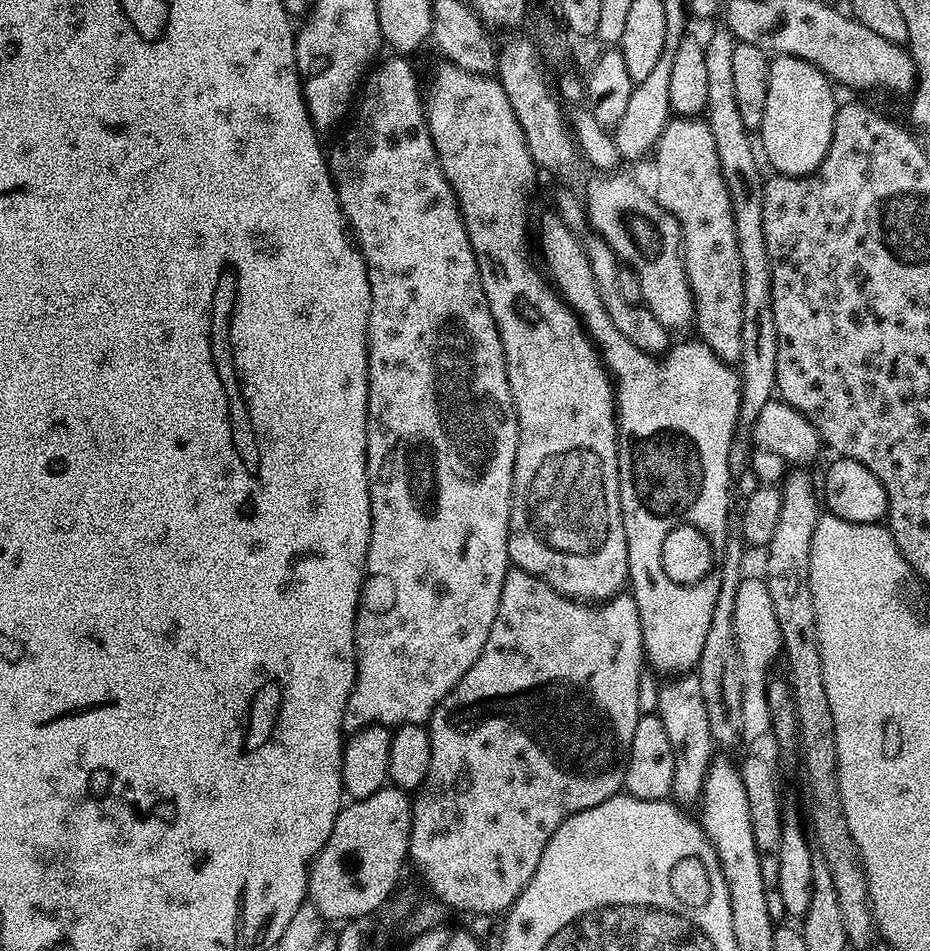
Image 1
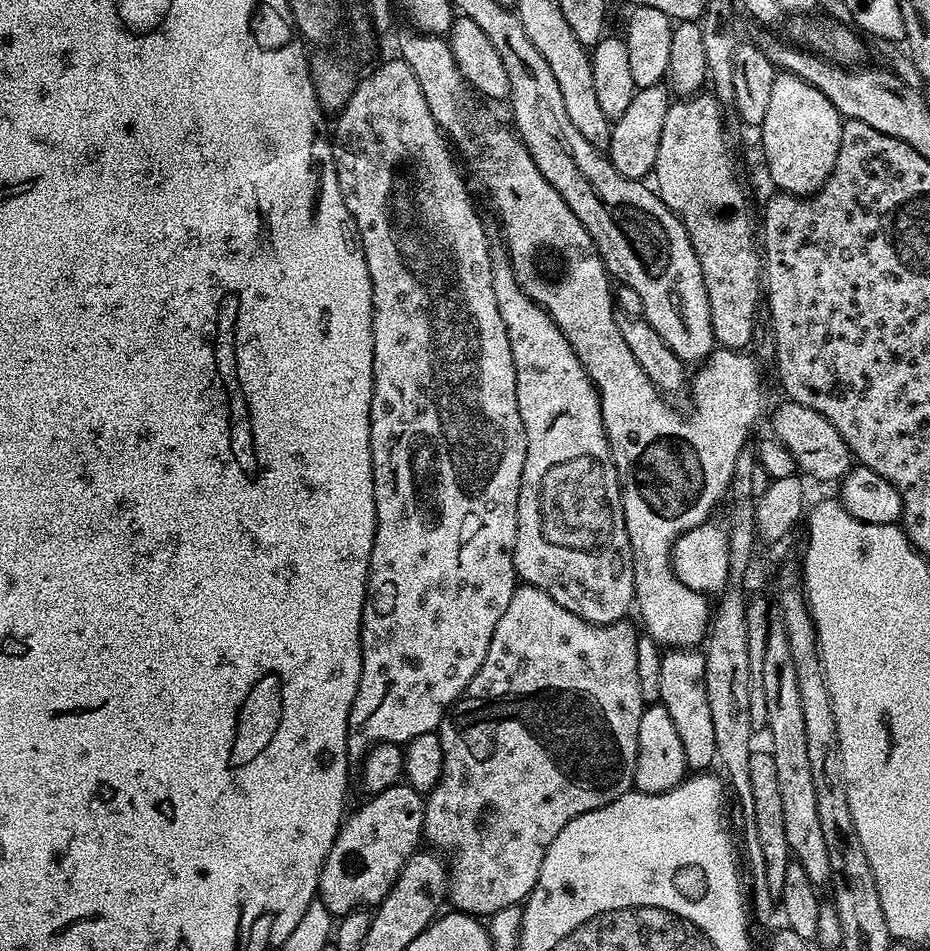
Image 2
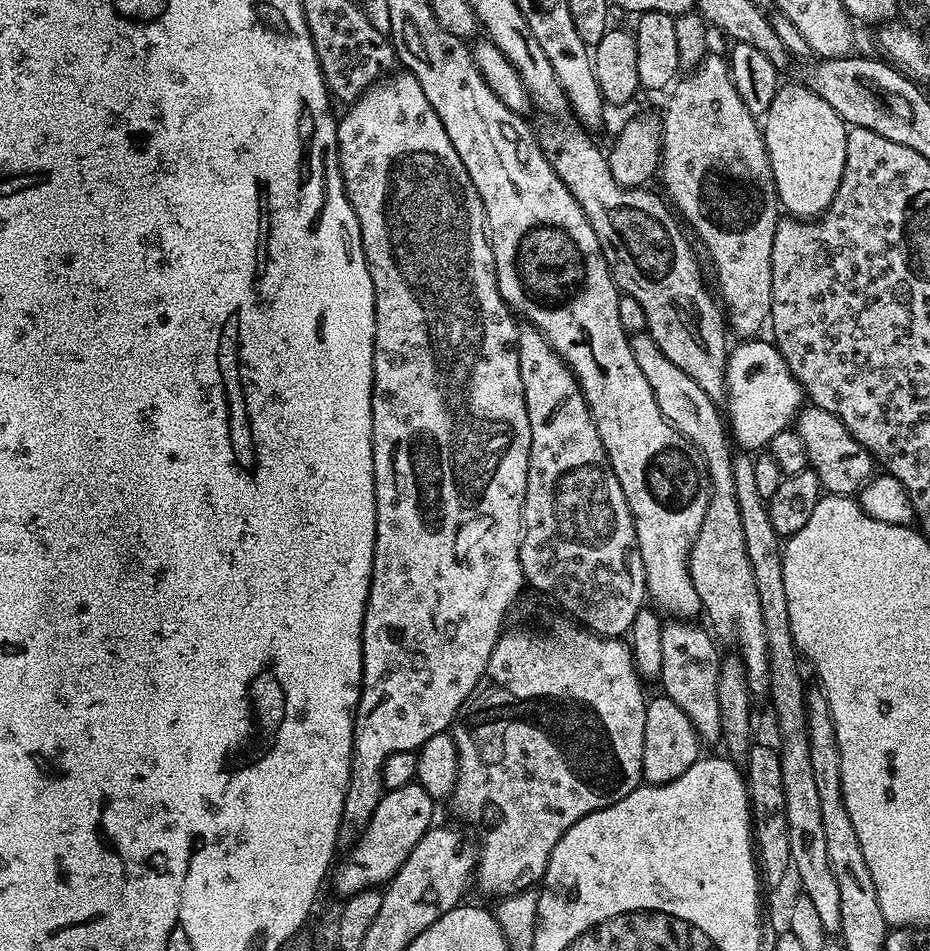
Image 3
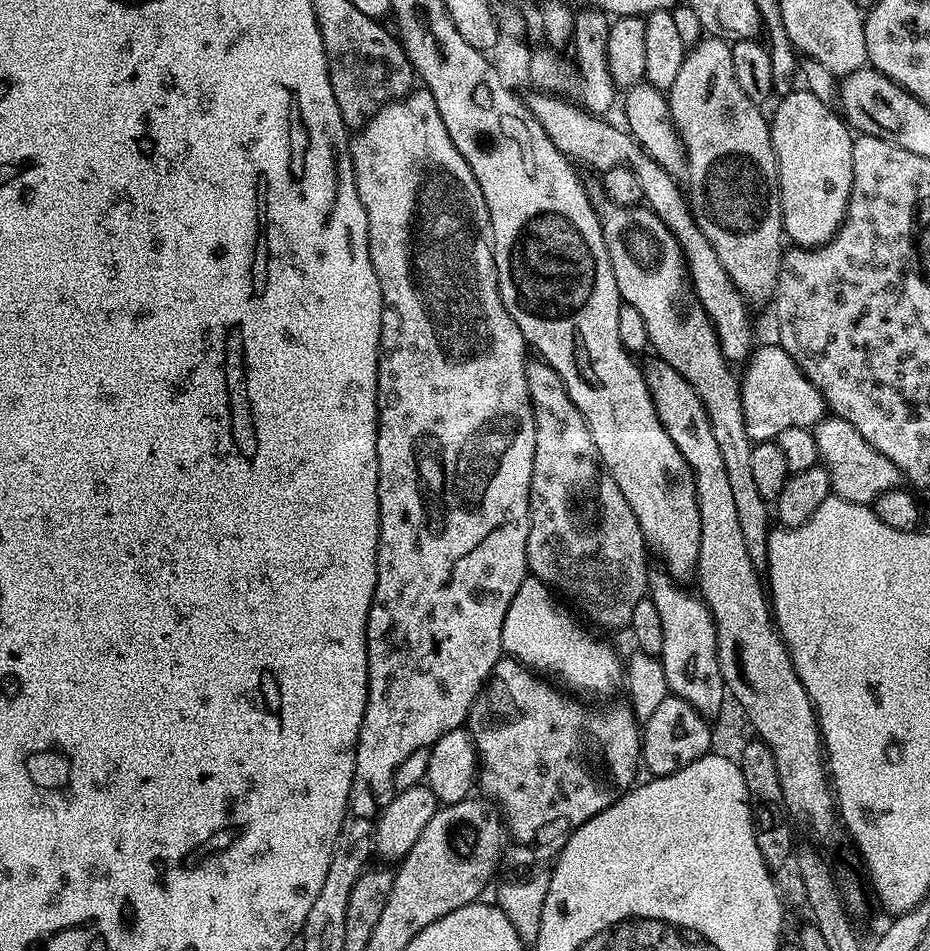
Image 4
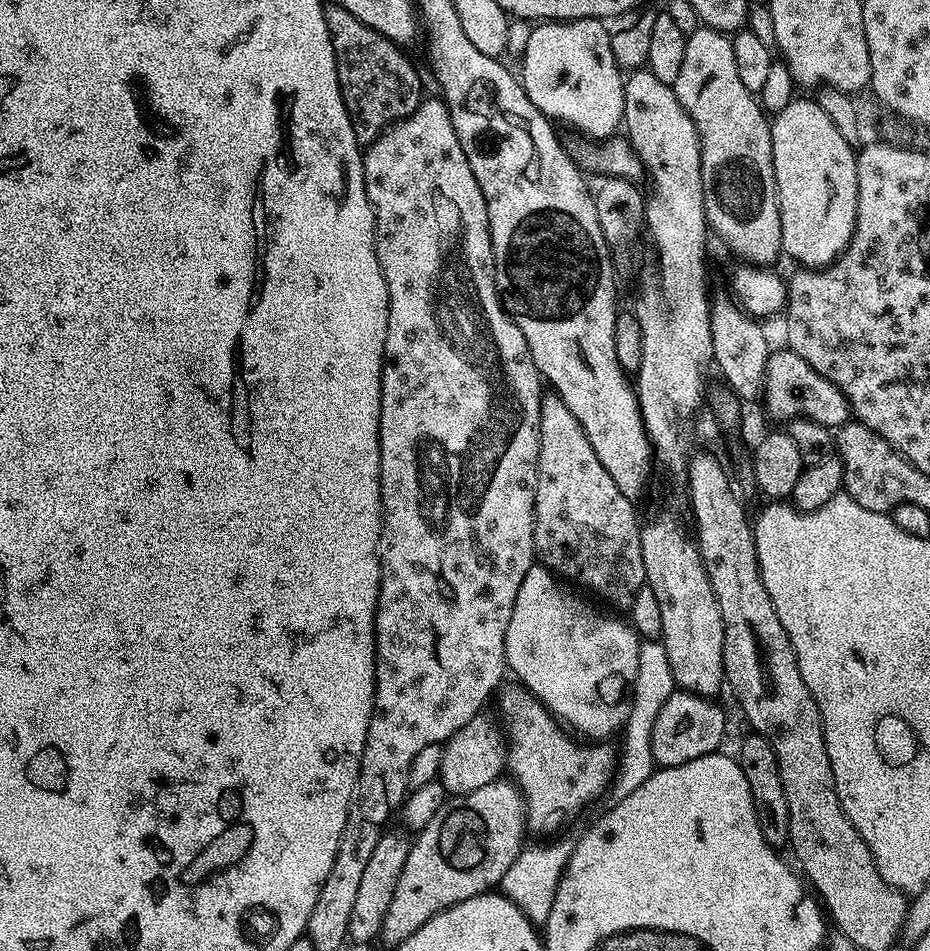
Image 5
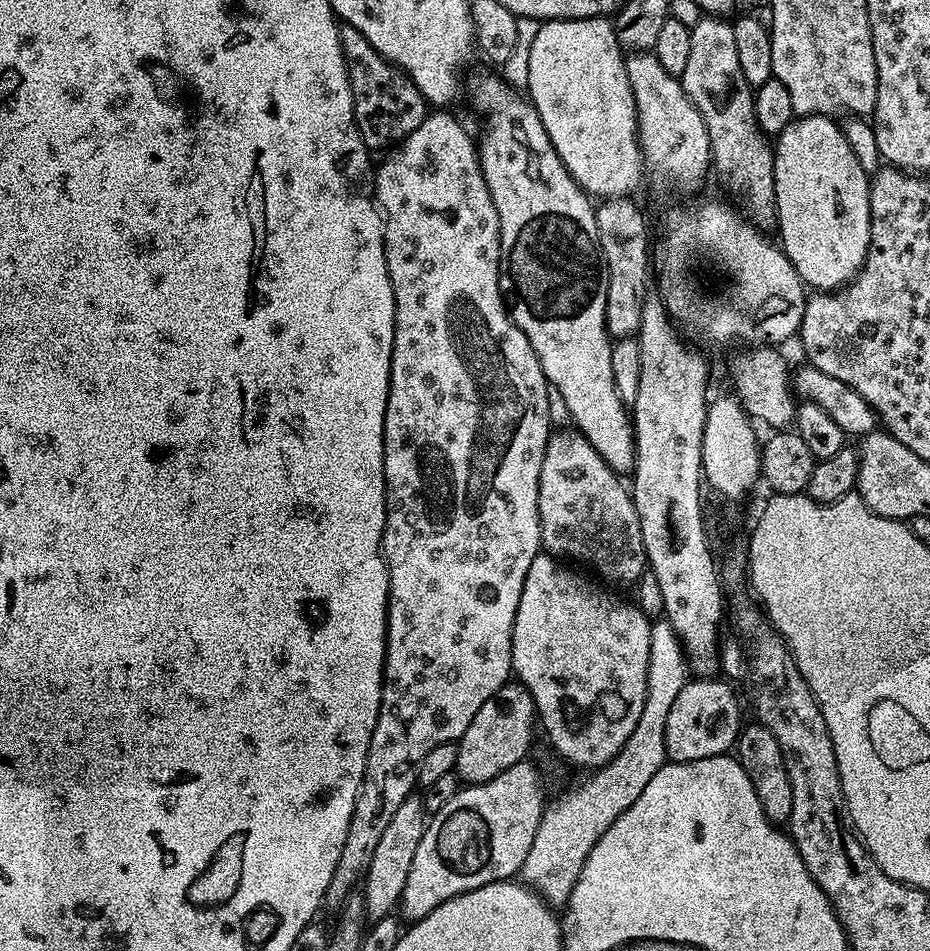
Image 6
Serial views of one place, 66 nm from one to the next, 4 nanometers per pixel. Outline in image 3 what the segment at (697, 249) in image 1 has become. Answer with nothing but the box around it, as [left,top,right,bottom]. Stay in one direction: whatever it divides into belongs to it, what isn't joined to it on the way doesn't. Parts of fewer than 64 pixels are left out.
[658,54,782,341]

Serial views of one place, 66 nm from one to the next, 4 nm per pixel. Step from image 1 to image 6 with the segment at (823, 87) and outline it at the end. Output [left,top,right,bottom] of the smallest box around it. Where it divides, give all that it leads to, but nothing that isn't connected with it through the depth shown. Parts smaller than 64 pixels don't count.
[772,116,872,292]

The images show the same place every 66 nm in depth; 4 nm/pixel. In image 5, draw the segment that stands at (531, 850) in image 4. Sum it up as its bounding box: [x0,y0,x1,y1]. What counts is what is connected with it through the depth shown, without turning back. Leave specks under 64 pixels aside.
[498,682,618,838]

